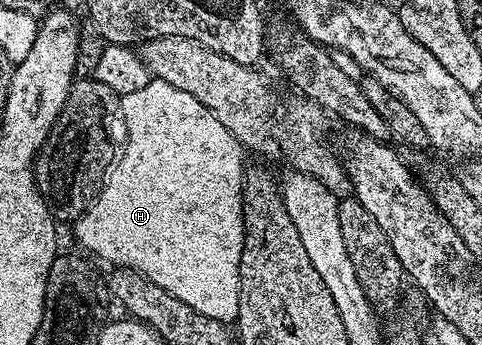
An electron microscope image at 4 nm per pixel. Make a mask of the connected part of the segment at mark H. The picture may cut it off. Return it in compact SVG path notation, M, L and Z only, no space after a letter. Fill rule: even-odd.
M150 80L145 86L141 86L137 91L133 91L132 97L125 102L125 115L128 115L129 130L132 130L132 141L129 142L129 150L125 155L125 161L117 167L113 178L110 178L109 186L105 187L103 192L99 192L97 198L90 202L85 213L77 219L75 229L77 229L77 242L82 246L82 251L90 250L97 258L102 258L113 268L124 268L127 270L138 270L147 280L159 284L171 296L183 300L183 304L191 304L195 312L203 316L211 316L215 320L226 324L236 323L237 313L239 312L239 260L243 252L243 240L245 239L245 224L241 221L241 179L243 177L243 161L241 162L241 153L243 147L237 141L236 136L212 114L205 114L207 107L195 96L185 98L185 89L180 90L171 84L158 80Z

